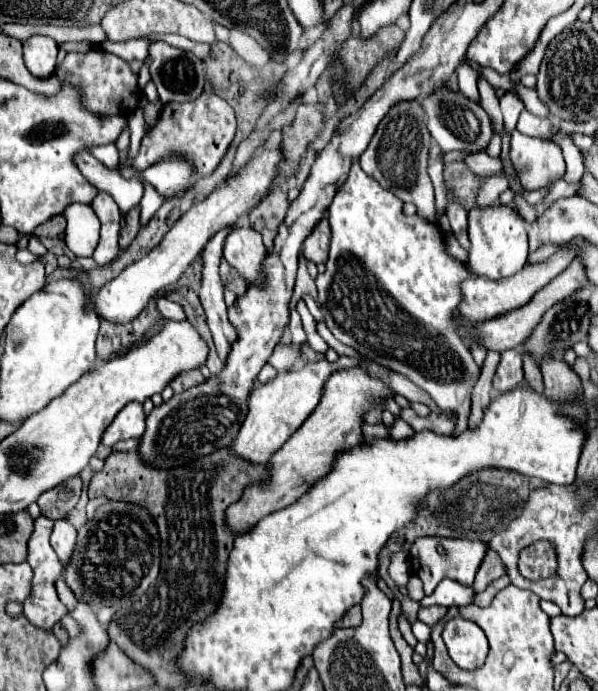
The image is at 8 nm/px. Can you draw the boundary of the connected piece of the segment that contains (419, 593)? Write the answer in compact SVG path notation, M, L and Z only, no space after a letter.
M410 576L408 582L408 596L412 600L422 600L424 598L424 590L422 590L422 580L418 576Z

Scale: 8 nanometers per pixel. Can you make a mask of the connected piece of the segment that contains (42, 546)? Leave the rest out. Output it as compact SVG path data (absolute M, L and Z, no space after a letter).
M40 516L36 518L36 524L34 524L34 534L28 542L28 556L26 556L26 562L32 566L32 588L30 588L30 596L24 600L24 616L26 620L40 628L40 630L52 630L52 626L64 616L68 614L66 606L58 600L56 596L56 588L54 588L54 582L56 578L62 574L62 566L60 566L60 560L58 556L54 554L52 546L50 546L50 534L52 534L52 528L54 528L54 520L46 518L46 516Z

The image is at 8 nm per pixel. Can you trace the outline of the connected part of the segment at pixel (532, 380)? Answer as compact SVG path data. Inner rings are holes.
M529 354L523 356L524 379L537 393L544 392L543 378L535 360Z

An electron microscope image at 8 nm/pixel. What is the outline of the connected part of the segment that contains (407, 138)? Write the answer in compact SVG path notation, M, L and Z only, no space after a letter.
M412 100L394 106L386 118L380 122L370 146L360 156L362 170L376 178L384 188L394 192L402 202L412 202L416 214L430 224L436 224L436 206L434 206L434 188L428 176L428 140L430 134L424 124L422 106Z

